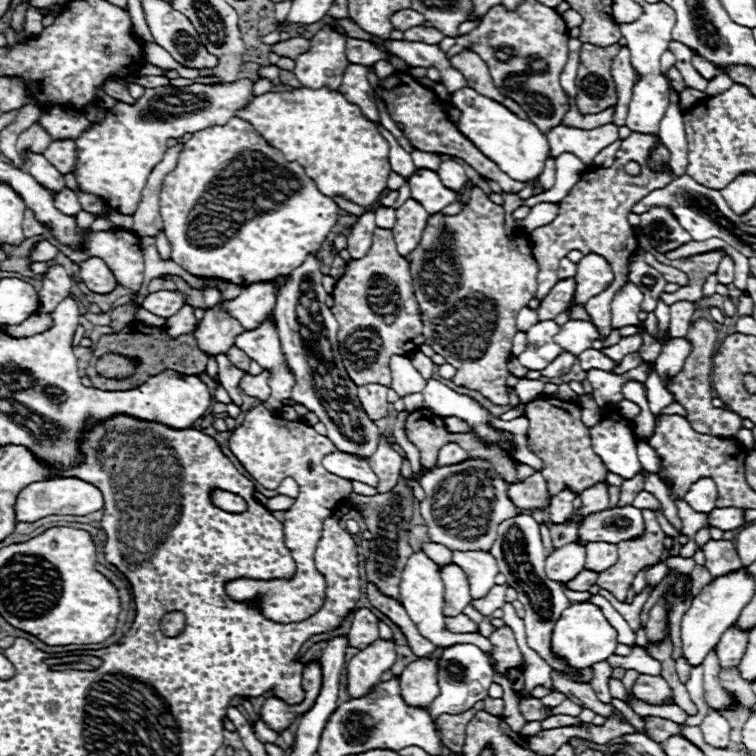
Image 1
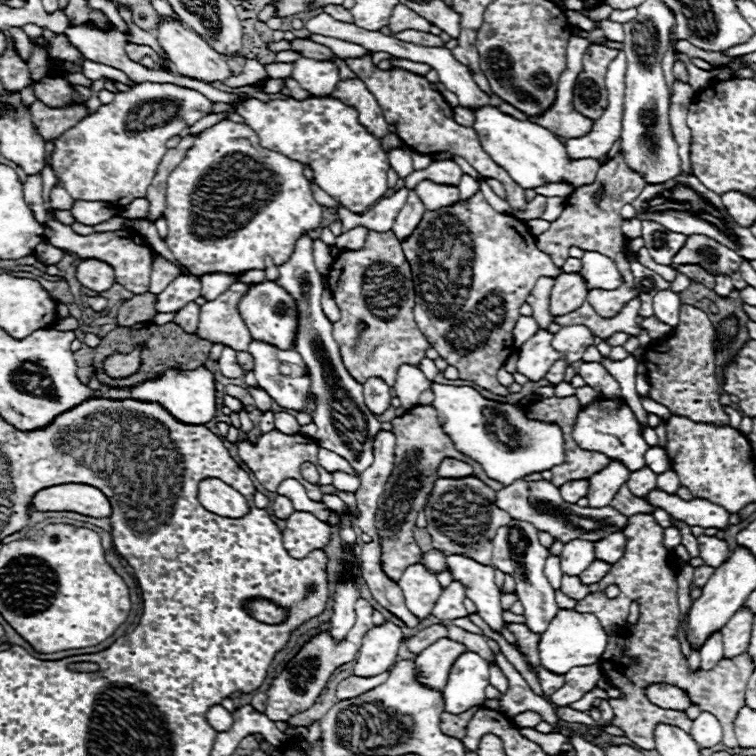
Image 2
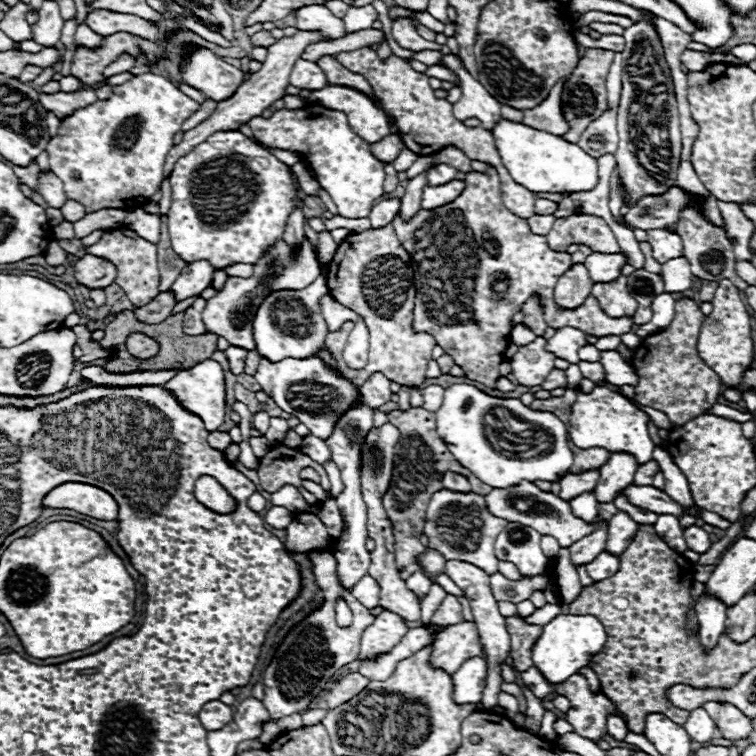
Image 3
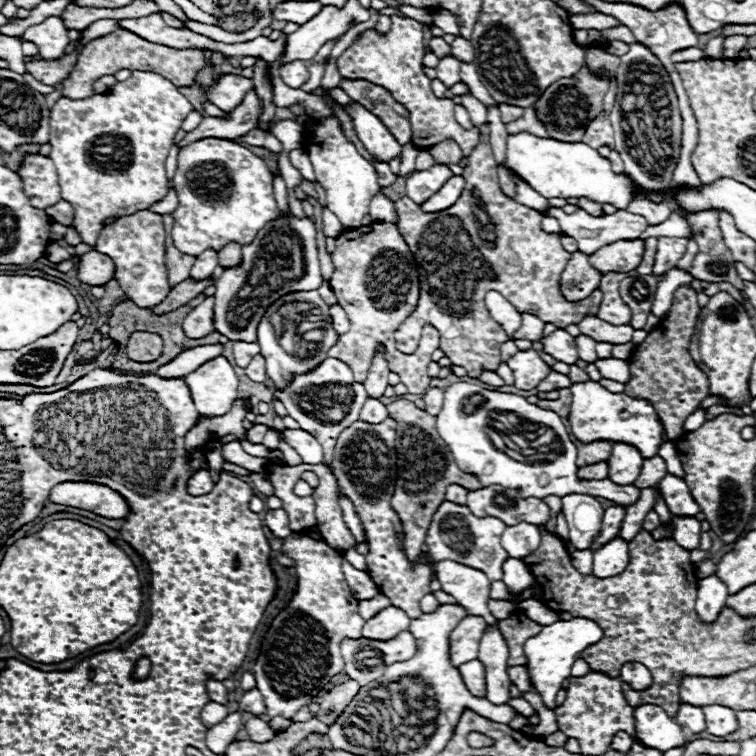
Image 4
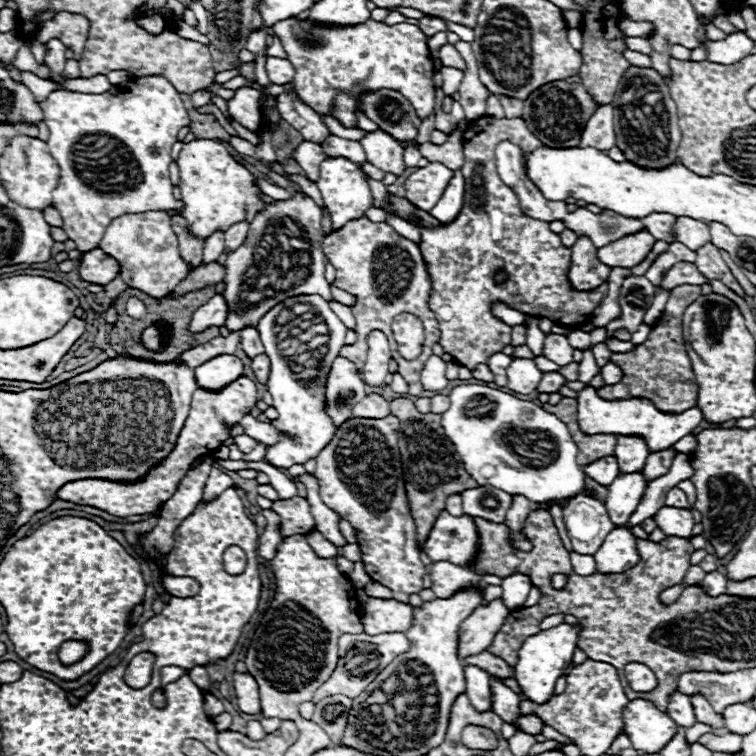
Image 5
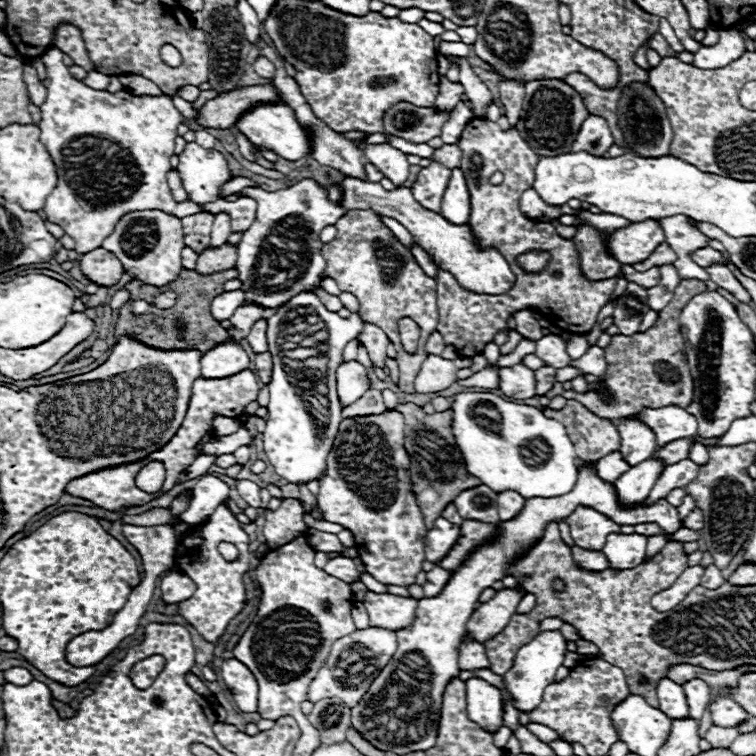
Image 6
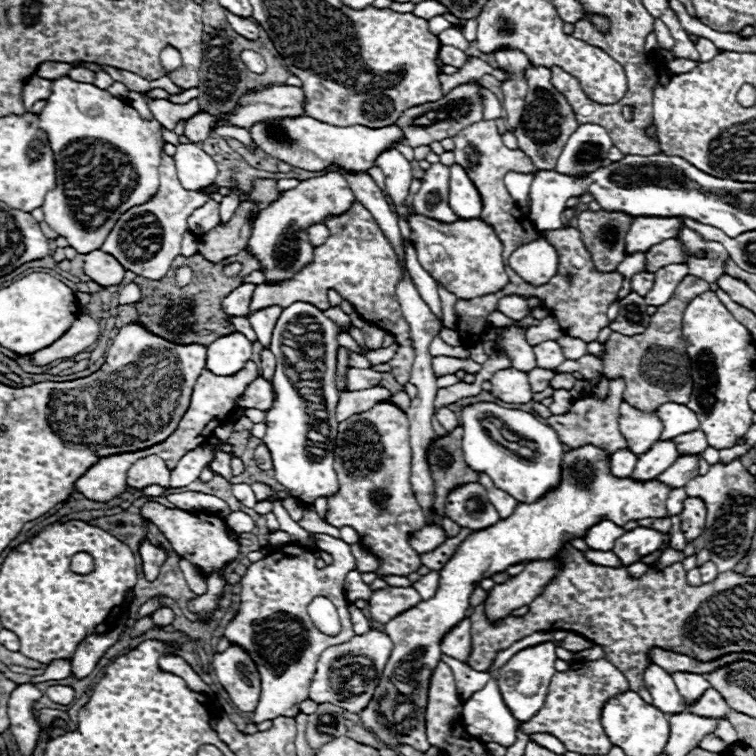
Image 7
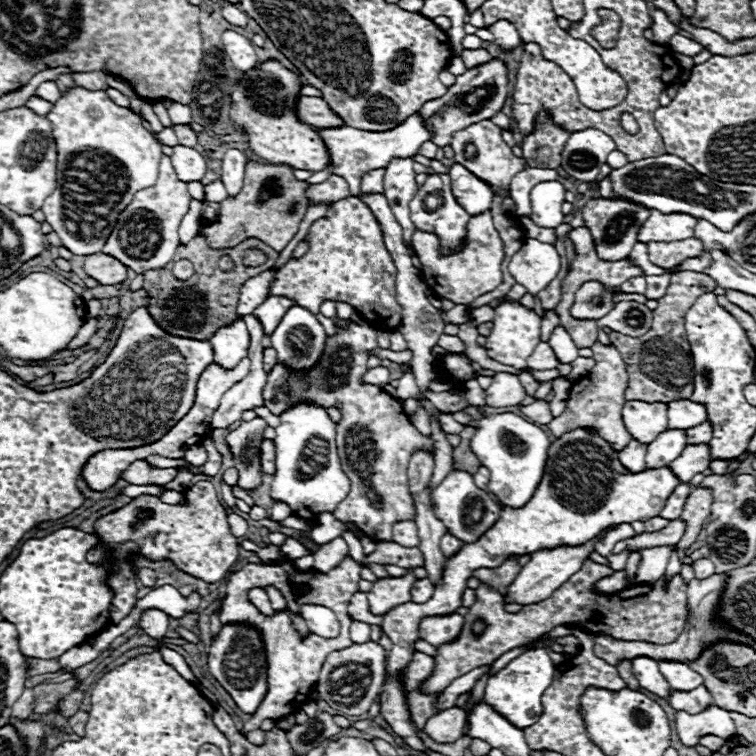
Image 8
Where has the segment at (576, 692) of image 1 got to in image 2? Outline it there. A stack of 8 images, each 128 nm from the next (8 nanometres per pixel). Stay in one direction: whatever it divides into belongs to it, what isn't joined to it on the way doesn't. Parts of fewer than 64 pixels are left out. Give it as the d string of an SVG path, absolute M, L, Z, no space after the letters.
M546 668L538 670L538 678L540 678L540 686L546 696L554 694L554 690L564 686L564 674L550 674L550 670L546 670Z

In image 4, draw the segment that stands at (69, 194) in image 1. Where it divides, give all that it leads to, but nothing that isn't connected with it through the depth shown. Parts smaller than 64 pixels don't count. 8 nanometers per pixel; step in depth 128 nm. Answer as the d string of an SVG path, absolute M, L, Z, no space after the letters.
M40 154L26 158L26 162L18 174L22 176L24 192L30 198L32 206L48 208L62 200L56 168L50 158L40 156Z

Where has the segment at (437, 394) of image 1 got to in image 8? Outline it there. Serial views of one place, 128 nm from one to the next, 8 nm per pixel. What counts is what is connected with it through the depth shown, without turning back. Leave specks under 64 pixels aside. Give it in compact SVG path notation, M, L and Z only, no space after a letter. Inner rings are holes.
M512 412L484 416L474 422L474 428L476 434L470 440L470 450L474 450L474 454L478 454L480 464L490 470L490 490L500 498L504 506L524 506L534 496L534 490L538 488L544 476L548 448L552 440L538 424L528 422L526 418ZM504 440L508 440L510 446L514 446L516 450L510 450L510 446L506 446Z

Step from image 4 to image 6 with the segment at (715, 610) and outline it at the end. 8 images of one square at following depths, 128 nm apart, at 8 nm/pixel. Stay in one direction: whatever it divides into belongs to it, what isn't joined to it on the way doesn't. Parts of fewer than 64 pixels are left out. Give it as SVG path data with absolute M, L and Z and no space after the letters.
M712 564L712 566L708 566L706 570L704 570L704 576L702 576L702 586L704 588L710 588L710 590L716 590L718 586L722 586L726 580L722 578L722 574L720 574L720 570Z

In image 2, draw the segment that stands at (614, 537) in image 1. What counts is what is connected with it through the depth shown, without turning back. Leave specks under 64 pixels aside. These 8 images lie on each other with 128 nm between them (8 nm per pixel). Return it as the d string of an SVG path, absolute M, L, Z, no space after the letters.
M518 480L518 482L512 482L510 486L498 490L496 506L506 510L516 520L532 522L538 530L546 530L552 536L558 536L562 542L570 542L570 540L576 540L576 538L598 542L602 538L606 538L606 534L622 532L628 526L628 520L630 520L624 514L618 514L618 510L614 510L612 506L580 508L576 504L562 502L558 488L554 484L550 484L548 480L538 480L538 482Z

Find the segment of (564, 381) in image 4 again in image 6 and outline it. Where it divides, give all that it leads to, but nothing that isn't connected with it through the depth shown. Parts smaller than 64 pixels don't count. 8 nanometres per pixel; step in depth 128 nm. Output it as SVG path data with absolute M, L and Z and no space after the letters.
M542 366L538 372L536 372L536 394L542 396L546 394L556 382L556 370L550 368L550 366Z

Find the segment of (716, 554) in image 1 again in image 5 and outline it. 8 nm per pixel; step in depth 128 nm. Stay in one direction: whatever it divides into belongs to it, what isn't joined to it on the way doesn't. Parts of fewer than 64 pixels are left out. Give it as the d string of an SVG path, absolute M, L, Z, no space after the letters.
M664 506L662 510L658 510L654 520L658 522L658 528L664 530L666 536L678 536L678 538L686 538L686 540L692 538L692 528L696 524L690 510L670 508L670 506Z

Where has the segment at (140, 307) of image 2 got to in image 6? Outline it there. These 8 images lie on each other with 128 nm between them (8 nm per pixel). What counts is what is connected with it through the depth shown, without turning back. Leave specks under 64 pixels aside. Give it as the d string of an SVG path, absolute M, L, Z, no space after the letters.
M220 246L220 248L206 248L198 256L198 274L216 274L222 270L230 270L236 266L236 246Z

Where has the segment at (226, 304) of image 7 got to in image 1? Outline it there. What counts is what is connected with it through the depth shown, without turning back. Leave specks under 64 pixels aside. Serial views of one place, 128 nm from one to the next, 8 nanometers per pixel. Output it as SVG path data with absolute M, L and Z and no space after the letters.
M182 306L182 310L178 310L178 314L170 316L166 322L166 334L170 334L170 338L178 338L194 330L196 330L196 318L194 318L194 308L190 306Z

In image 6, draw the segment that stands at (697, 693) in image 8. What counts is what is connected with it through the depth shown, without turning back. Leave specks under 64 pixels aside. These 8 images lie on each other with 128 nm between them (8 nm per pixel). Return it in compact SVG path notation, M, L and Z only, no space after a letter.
M718 698L710 706L710 712L712 712L714 724L718 724L718 726L734 726L736 728L750 718L750 714L732 698Z

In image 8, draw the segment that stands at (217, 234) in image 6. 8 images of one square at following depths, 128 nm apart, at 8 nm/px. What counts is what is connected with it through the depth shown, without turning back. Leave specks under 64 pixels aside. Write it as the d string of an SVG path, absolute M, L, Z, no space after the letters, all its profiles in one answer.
M228 150L222 160L222 182L226 186L228 196L238 194L238 190L242 188L244 170L246 170L246 154L240 150Z

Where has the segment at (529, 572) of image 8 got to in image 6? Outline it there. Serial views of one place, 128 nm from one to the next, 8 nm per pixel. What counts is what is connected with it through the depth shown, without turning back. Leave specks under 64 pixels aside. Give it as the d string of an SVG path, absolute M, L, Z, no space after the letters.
M502 588L492 600L480 604L466 622L468 638L474 638L476 642L484 644L488 638L500 634L510 622L510 616L516 612L516 606L524 598L524 594L526 592Z

